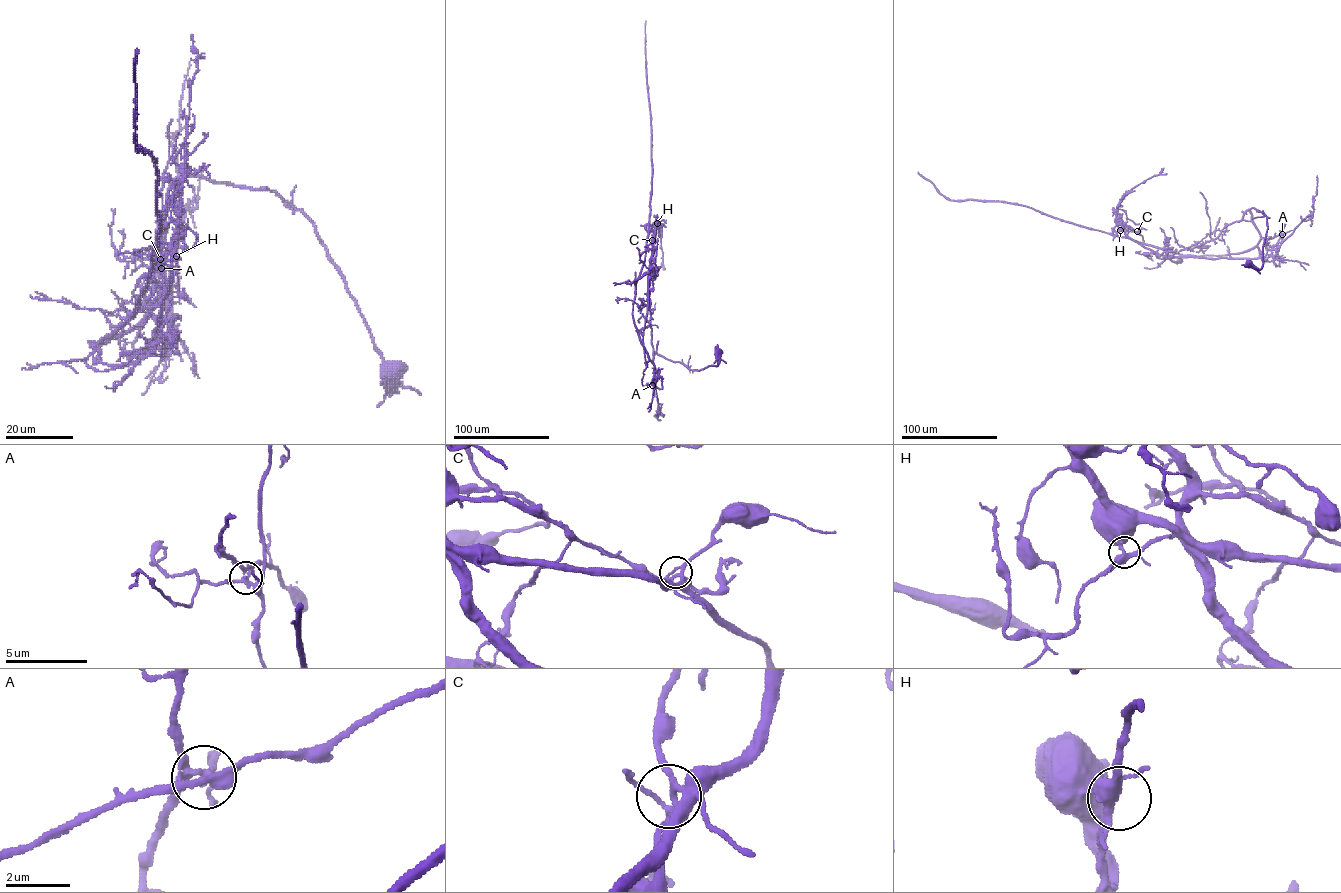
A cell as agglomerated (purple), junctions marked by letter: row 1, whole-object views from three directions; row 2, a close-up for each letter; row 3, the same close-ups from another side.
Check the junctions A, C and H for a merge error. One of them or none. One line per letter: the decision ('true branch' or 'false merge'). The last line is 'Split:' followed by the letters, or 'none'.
A: false merge
C: true branch
H: true branch
Split: A

